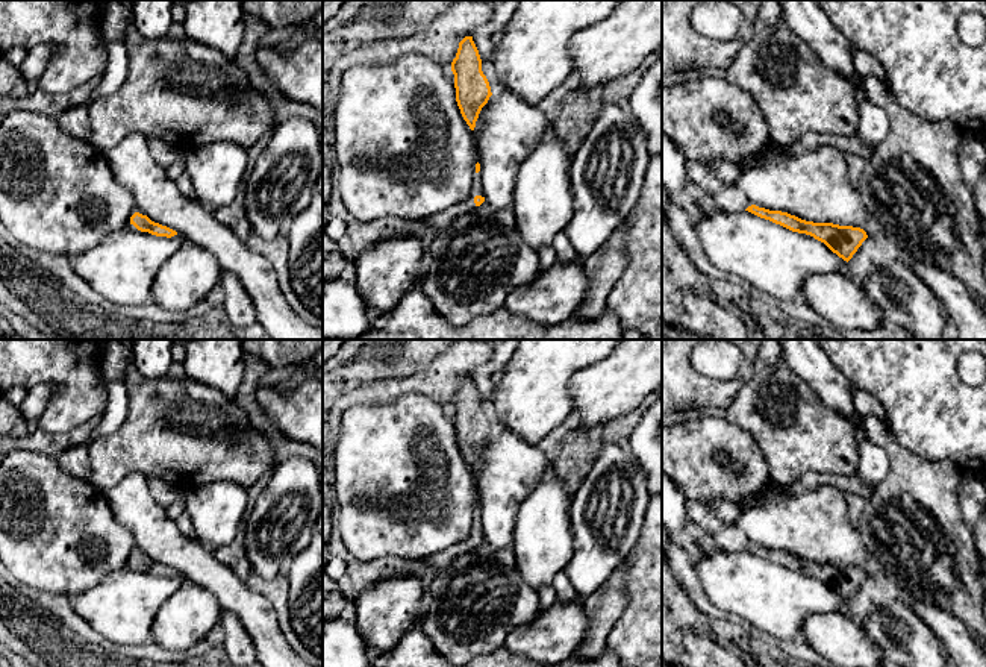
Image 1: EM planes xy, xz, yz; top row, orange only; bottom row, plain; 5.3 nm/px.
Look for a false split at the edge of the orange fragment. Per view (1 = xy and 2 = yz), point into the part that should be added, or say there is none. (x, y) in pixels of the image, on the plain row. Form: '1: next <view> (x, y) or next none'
1: next xy (129, 566)
2: next none

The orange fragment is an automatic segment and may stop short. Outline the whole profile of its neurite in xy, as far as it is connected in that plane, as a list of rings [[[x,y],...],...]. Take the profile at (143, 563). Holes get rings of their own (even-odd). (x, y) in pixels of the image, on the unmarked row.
[[[135,547],[132,552],[130,552],[130,556],[127,559],[127,568],[130,570],[136,570],[136,571],[148,571],[151,575],[156,575],[156,576],[167,576],[167,578],[171,578],[174,575],[177,575],[176,570],[167,567],[167,565],[162,565],[159,562],[154,562],[151,561],[141,549]]]

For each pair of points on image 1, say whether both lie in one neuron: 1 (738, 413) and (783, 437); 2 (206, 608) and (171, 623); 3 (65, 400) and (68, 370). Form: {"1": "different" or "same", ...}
{"1": "same", "2": "same", "3": "same"}

